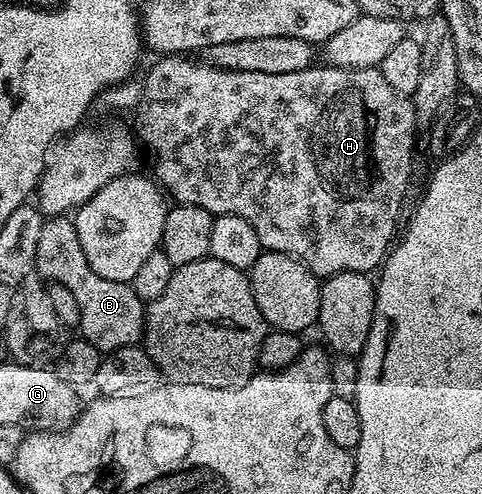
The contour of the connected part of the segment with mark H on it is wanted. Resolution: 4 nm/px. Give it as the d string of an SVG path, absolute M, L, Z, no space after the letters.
M166 54L155 60L158 61L151 66L150 73L142 80L142 97L138 99L136 109L136 136L145 151L147 148L154 152L153 175L171 201L174 199L174 202L195 204L214 216L244 218L244 222L248 222L248 226L256 230L256 238L260 238L265 251L288 254L308 266L308 270L312 270L312 274L319 278L335 276L341 272L370 274L381 265L399 231L398 211L402 208L402 199L405 198L406 187L410 184L410 171L414 168L416 117L411 97L401 96L399 92L392 90L392 86L388 86L384 74L378 68L311 66L296 74L260 74L253 70L224 70L186 54Z

